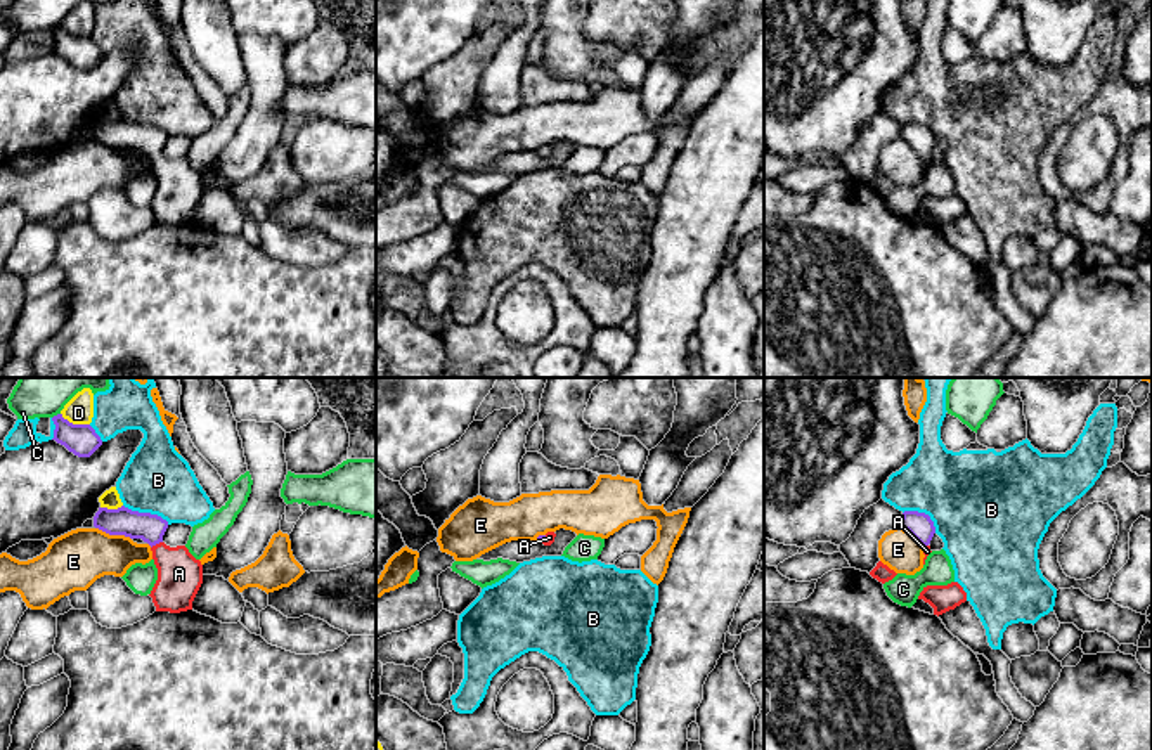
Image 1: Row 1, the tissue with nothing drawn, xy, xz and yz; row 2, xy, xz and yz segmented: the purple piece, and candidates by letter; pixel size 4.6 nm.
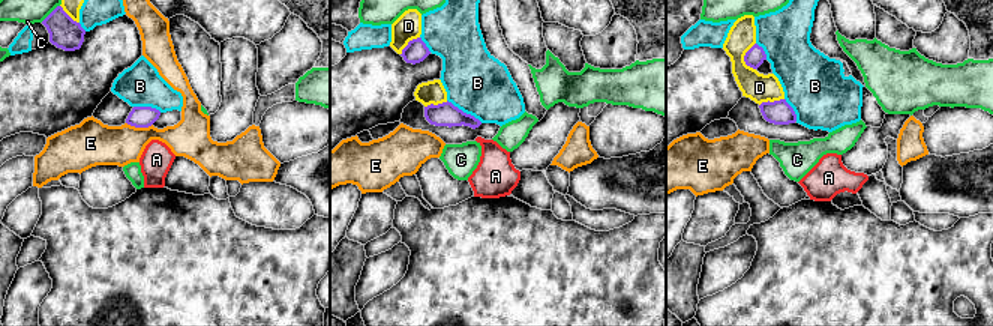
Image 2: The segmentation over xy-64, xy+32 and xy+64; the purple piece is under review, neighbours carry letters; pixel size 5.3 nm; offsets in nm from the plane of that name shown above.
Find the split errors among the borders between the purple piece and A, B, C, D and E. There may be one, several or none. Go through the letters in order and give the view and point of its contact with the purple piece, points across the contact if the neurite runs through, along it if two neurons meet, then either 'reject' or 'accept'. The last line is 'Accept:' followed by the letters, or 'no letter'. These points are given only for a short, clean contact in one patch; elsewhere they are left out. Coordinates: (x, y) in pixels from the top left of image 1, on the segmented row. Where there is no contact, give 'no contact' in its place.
A: meets purple in xy at (156, 543); runs through xy (125, 522), (139, 525), (156, 543), (179, 574); accept
B: meets purple in xy at (146, 513); reject
C: meets purple in xy at (58, 414); reject
D: meets purple in xy at (75, 425); reject
E: meets purple in xy at (113, 534); reject
Accept: A

